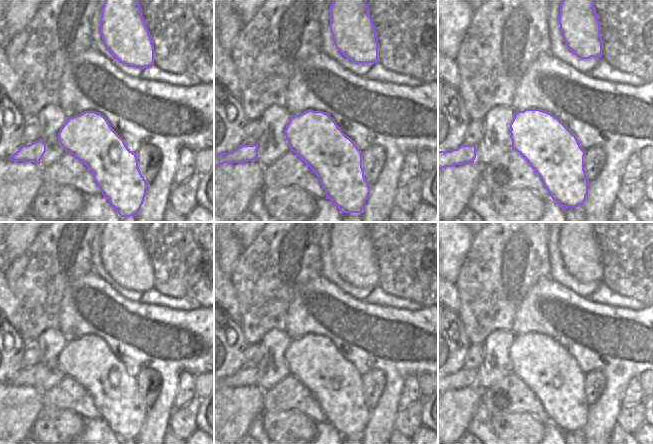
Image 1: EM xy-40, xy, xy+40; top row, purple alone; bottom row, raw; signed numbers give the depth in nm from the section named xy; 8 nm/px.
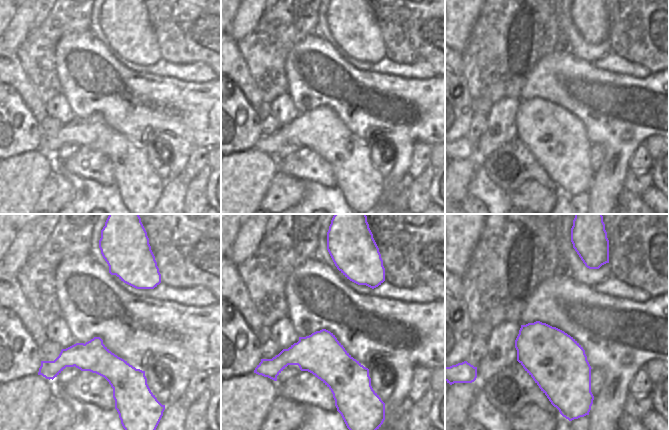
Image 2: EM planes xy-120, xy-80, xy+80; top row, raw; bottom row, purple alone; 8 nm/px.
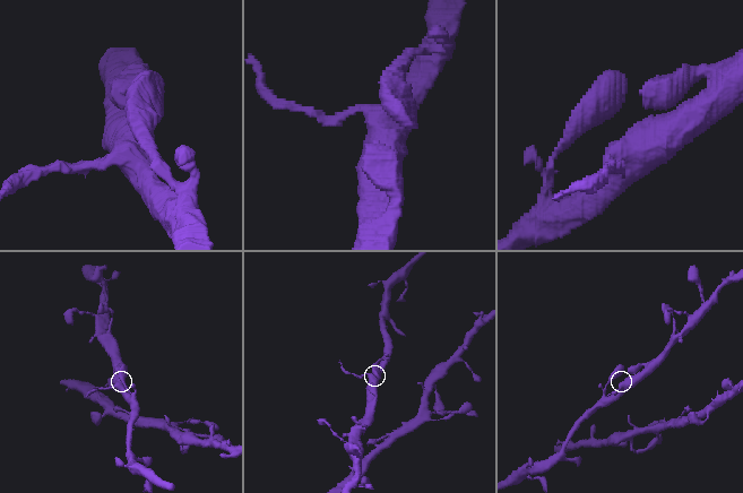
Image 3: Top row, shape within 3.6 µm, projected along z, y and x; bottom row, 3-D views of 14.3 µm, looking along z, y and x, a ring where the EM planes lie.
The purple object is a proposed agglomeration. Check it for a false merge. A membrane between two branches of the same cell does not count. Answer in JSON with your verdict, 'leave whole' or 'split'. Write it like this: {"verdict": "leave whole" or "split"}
{"verdict": "split"}

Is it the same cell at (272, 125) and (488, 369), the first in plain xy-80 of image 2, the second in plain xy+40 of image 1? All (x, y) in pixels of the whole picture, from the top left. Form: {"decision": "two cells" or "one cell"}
{"decision": "two cells"}

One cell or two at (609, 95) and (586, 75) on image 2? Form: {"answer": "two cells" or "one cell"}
{"answer": "one cell"}

